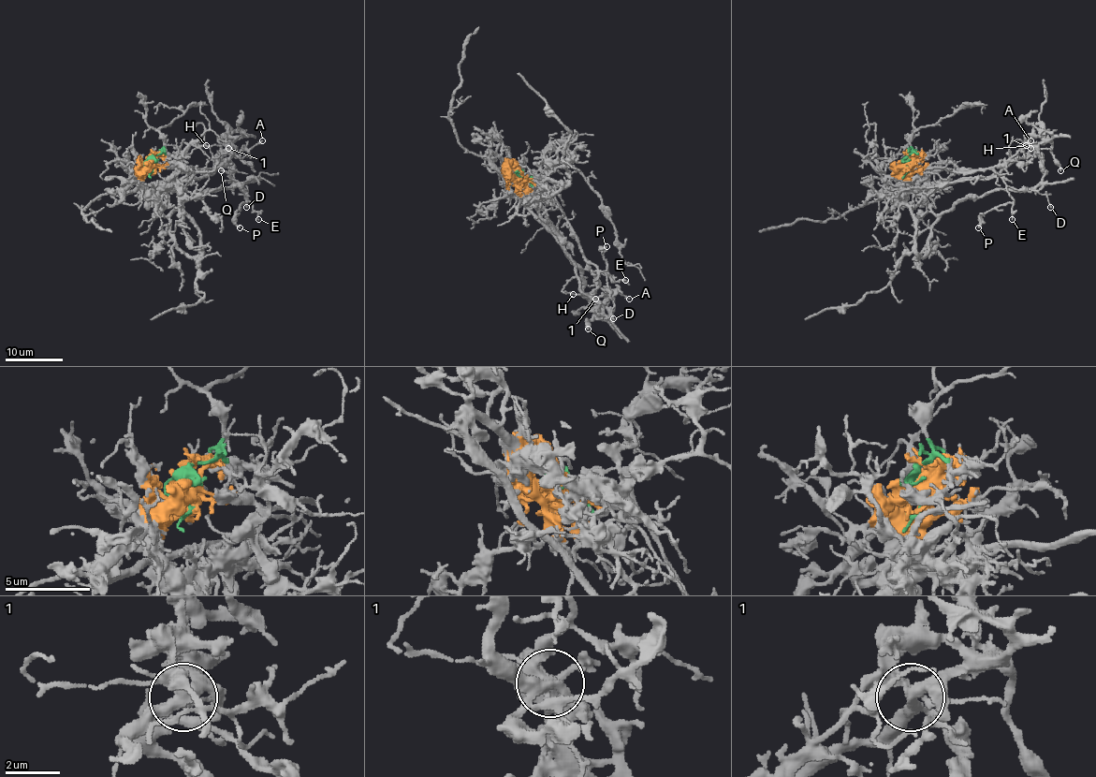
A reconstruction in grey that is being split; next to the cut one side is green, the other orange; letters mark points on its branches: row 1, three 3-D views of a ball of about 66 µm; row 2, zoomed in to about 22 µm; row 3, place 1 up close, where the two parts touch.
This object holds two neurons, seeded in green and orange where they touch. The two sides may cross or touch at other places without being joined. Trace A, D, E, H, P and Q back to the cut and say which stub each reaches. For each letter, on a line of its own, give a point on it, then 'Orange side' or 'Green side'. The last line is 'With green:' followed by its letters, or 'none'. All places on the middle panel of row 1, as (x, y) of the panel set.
A: Place: (629, 299). Green side
D: Place: (613, 318). Green side
E: Place: (625, 280). Green side
H: Place: (573, 294). Orange side
P: Place: (606, 246). Green side
Q: Place: (588, 329). Orange side
With green: A, D, E, P

